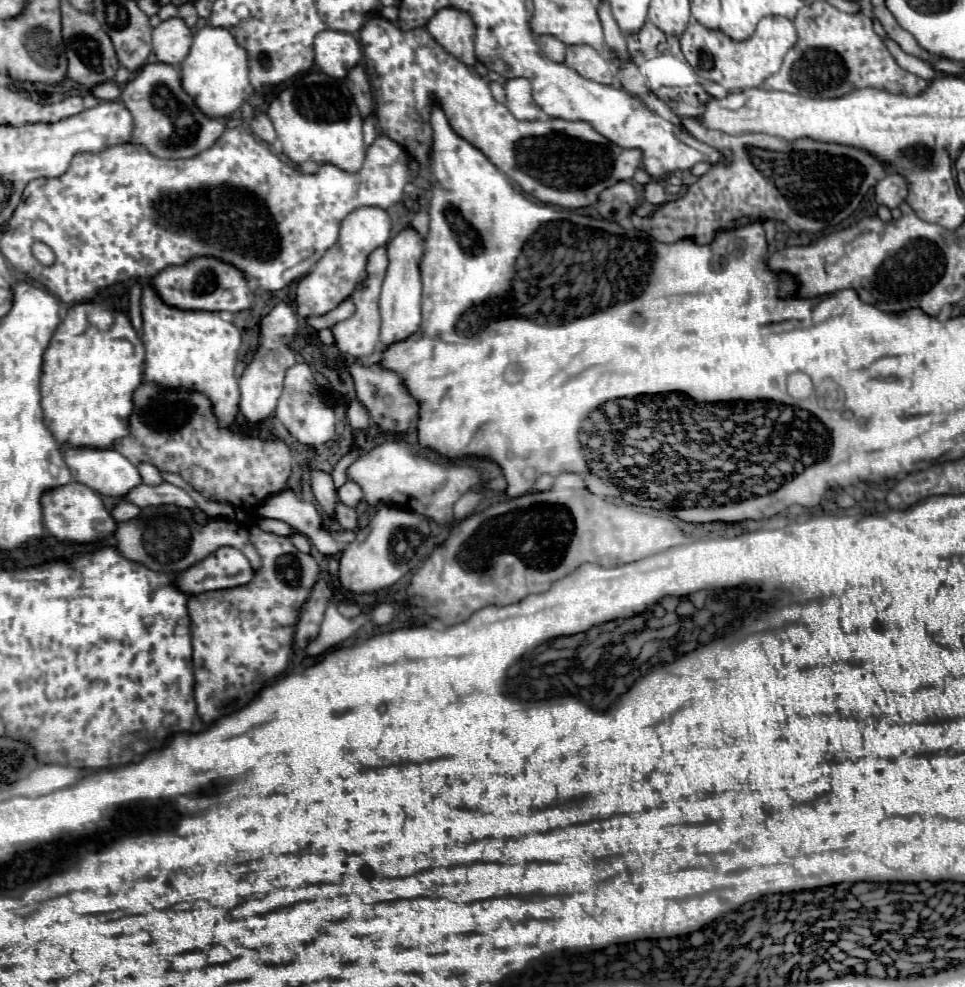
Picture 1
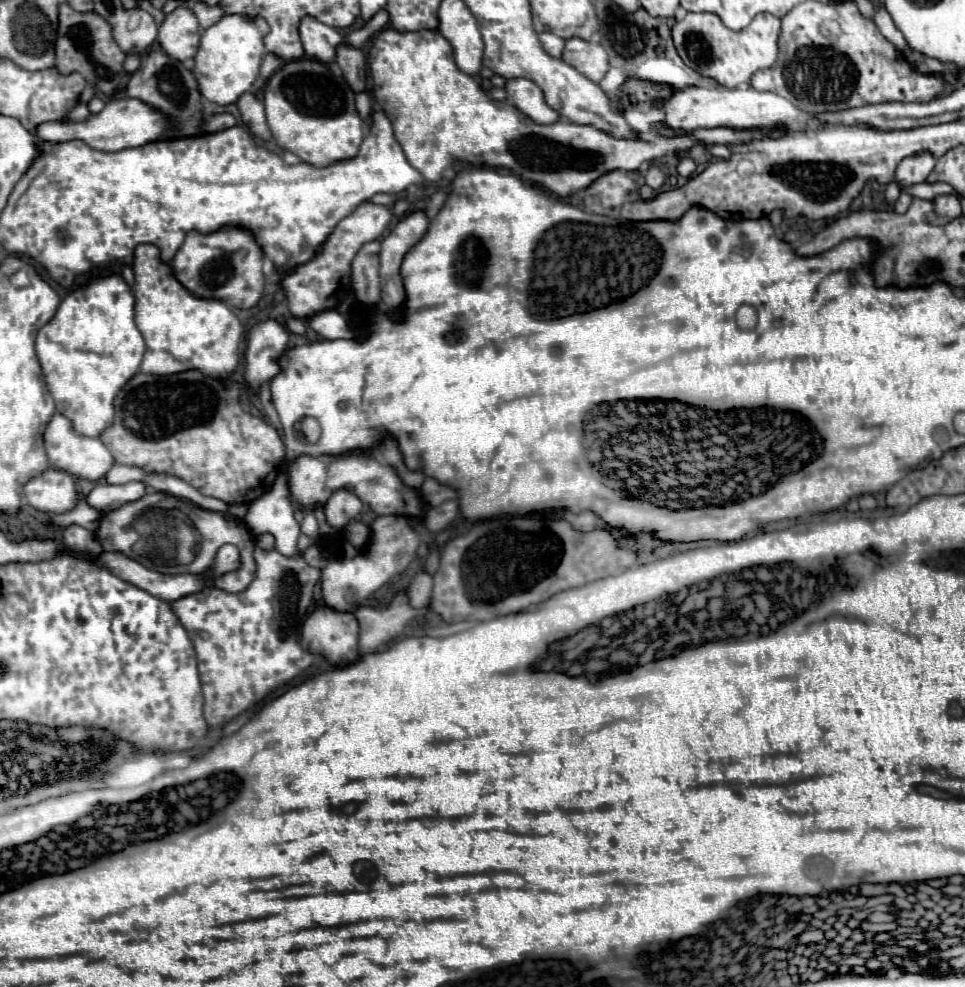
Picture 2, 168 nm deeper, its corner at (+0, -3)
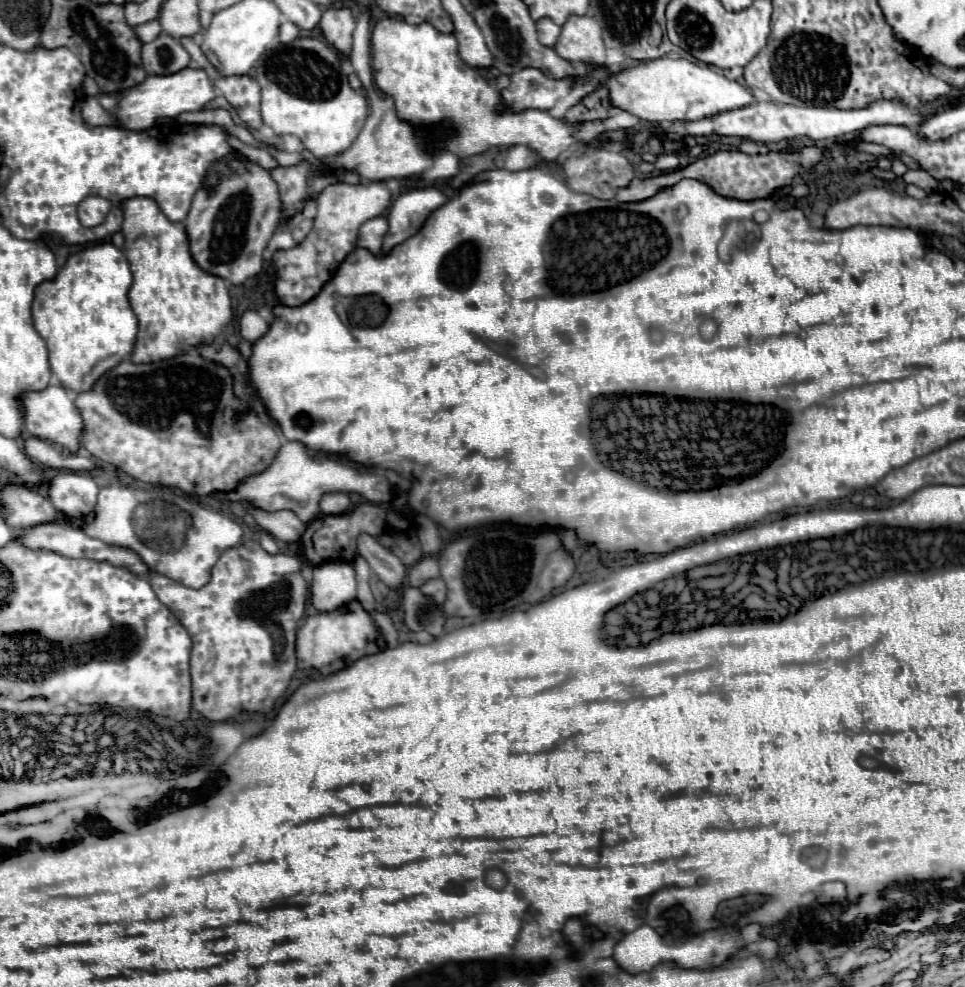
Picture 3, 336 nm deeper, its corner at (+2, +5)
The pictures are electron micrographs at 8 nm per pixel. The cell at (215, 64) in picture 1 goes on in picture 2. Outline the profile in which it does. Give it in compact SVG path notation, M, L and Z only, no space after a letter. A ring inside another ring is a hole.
M223 15L215 25L205 29L193 69L201 95L217 105L229 105L235 103L243 93L251 91L265 55L263 37L267 33L269 25L265 19L247 15Z

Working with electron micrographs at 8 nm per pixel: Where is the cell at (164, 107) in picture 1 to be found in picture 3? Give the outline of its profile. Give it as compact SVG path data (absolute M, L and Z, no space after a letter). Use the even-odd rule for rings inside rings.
M163 33L155 41L143 45L141 59L147 75L173 75L191 65L191 57L181 41Z

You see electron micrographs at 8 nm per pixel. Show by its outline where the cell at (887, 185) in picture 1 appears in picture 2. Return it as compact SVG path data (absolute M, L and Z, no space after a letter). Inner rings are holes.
M929 151L909 155L899 163L897 173L895 173L895 181L901 187L913 185L913 183L925 183L927 175L933 171L933 167L935 167L935 157Z

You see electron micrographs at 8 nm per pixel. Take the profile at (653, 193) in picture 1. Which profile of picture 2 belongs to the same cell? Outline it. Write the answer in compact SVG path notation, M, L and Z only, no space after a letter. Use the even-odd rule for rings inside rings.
M653 165L653 167L649 169L649 173L645 175L645 183L647 183L649 187L653 187L653 189L661 187L663 181L665 181L665 175L663 175L663 171L661 171L657 165Z

